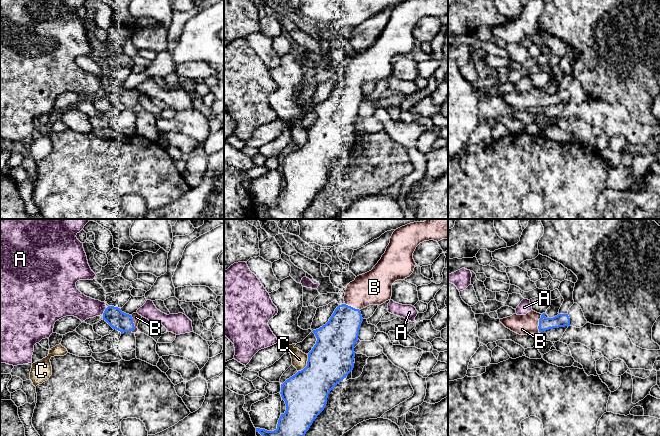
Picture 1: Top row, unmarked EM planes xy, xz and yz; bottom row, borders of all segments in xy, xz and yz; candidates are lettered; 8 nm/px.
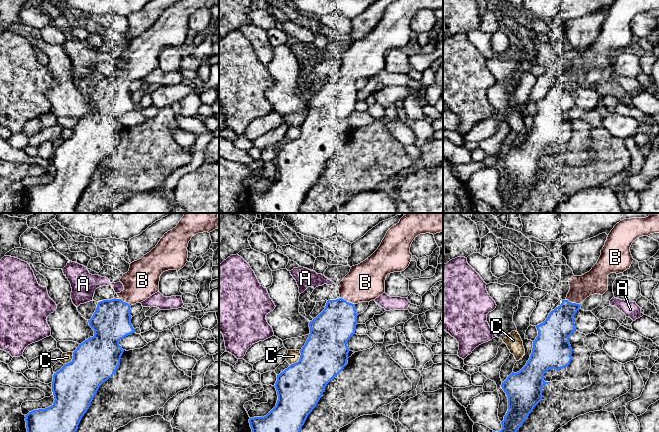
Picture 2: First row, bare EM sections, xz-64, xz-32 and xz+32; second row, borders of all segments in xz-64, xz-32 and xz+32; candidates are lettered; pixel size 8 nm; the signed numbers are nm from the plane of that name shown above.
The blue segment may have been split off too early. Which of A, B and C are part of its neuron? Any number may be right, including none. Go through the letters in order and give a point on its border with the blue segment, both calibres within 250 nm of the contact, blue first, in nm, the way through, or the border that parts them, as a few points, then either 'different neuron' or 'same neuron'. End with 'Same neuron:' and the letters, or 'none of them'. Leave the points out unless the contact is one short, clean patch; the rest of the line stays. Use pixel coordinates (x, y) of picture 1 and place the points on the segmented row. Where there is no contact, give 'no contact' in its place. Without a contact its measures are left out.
A: contact xy (104, 311); calibres 150 and 200 nm; different neuron
B: contact xy (133, 323); calibres 150 and 70 nm; same neuron
C: contact xz (307, 364); calibres 360 and 130 nm; different neuron
Same neuron: B

